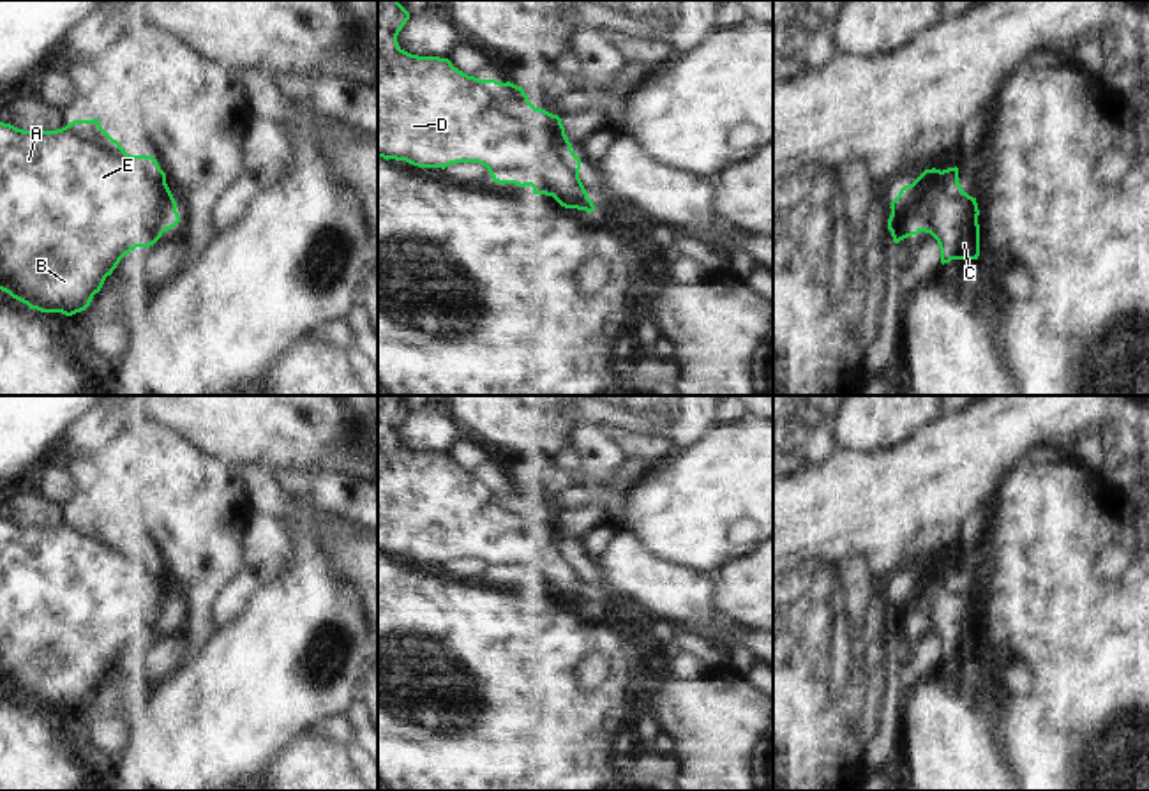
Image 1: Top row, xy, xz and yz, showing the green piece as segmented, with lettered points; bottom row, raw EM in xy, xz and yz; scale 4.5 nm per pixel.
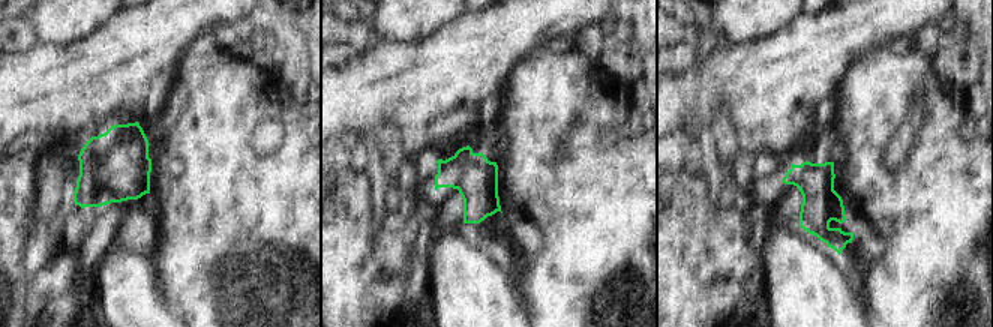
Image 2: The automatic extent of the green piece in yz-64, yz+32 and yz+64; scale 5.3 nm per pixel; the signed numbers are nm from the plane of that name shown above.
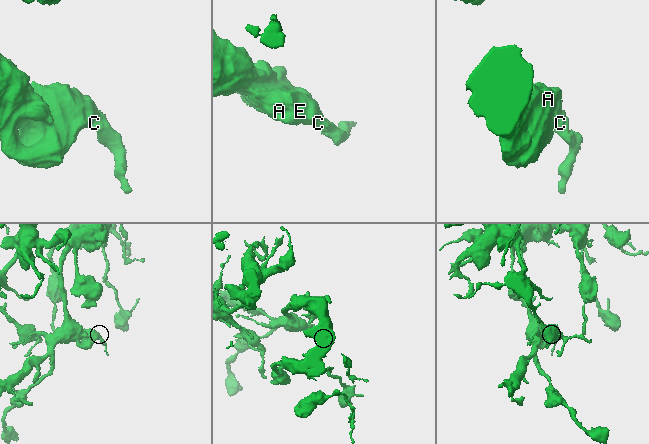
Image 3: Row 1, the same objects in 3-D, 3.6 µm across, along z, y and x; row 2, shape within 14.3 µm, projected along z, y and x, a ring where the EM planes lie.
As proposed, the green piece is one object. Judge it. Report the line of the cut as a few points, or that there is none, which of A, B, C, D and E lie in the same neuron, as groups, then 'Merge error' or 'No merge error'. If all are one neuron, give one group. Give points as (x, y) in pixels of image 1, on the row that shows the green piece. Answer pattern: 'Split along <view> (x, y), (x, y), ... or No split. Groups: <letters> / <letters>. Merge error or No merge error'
No split. Groups: A B C D E. No merge error

